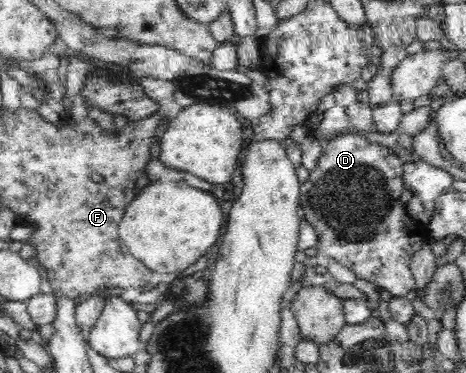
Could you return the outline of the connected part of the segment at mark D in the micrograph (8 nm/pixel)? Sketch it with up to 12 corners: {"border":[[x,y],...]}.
{"border":[[351,132],[300,186],[315,248],[393,297],[429,238],[404,164]]}

